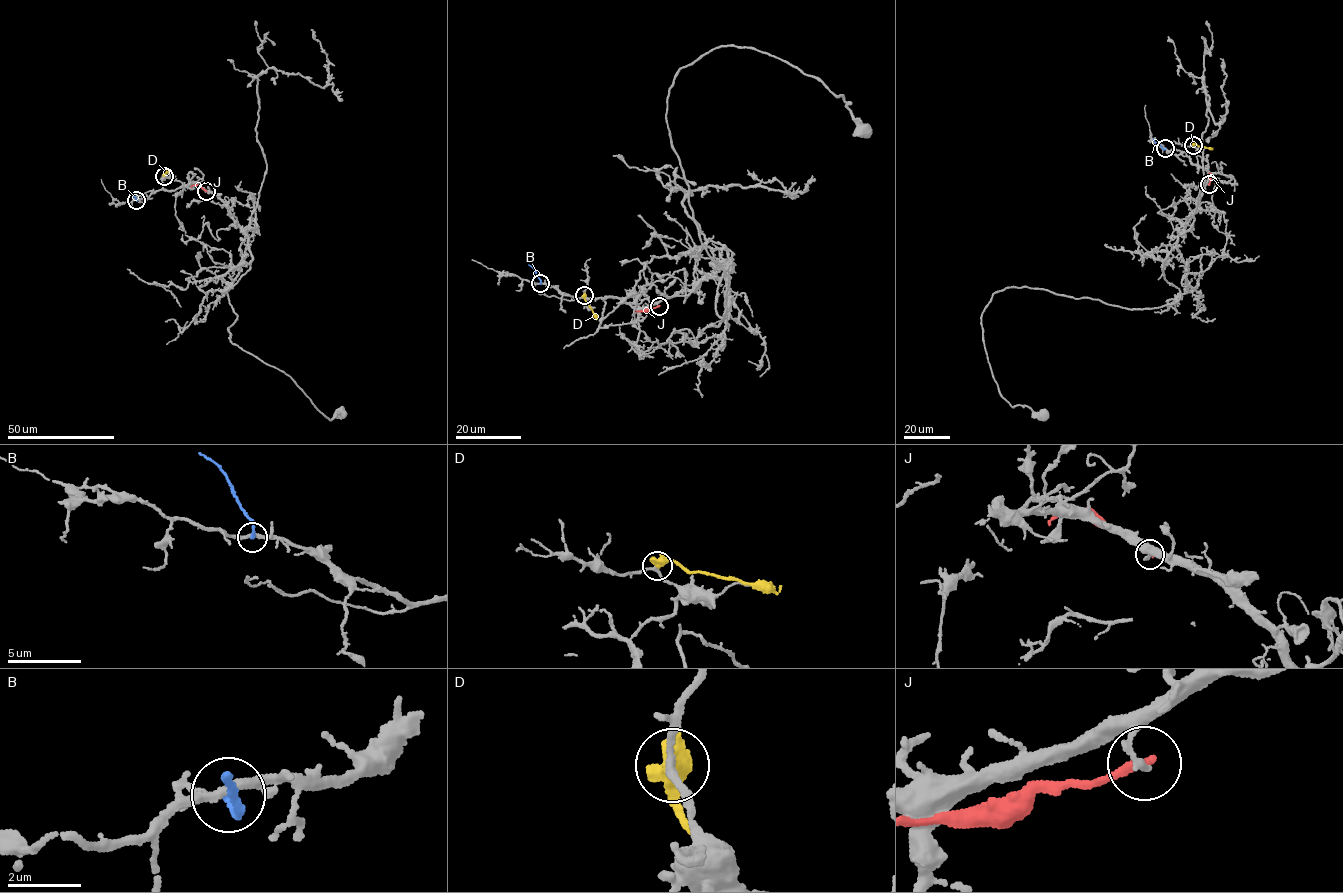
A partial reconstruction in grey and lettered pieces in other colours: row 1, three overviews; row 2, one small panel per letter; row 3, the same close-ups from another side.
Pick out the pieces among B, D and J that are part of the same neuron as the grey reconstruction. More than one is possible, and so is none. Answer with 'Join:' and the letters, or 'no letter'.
Join: no letter

